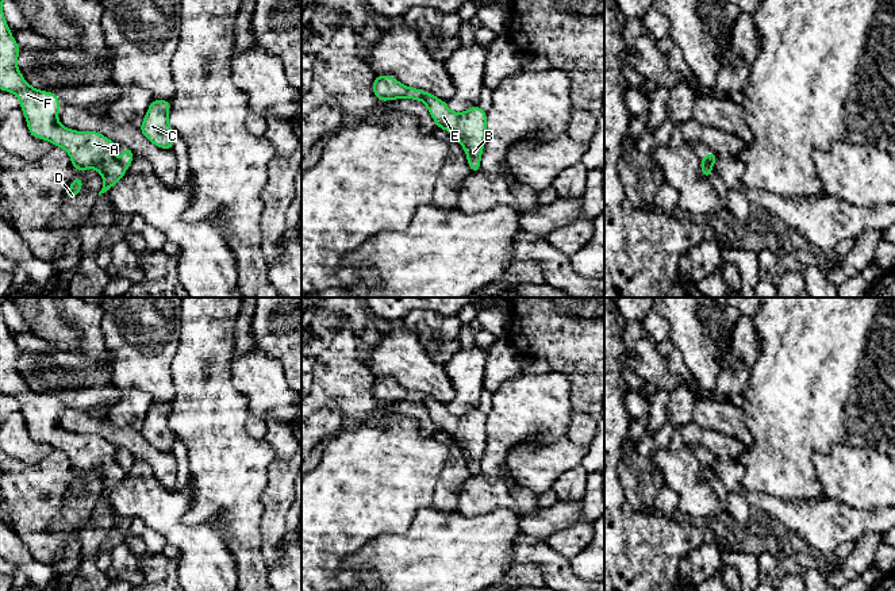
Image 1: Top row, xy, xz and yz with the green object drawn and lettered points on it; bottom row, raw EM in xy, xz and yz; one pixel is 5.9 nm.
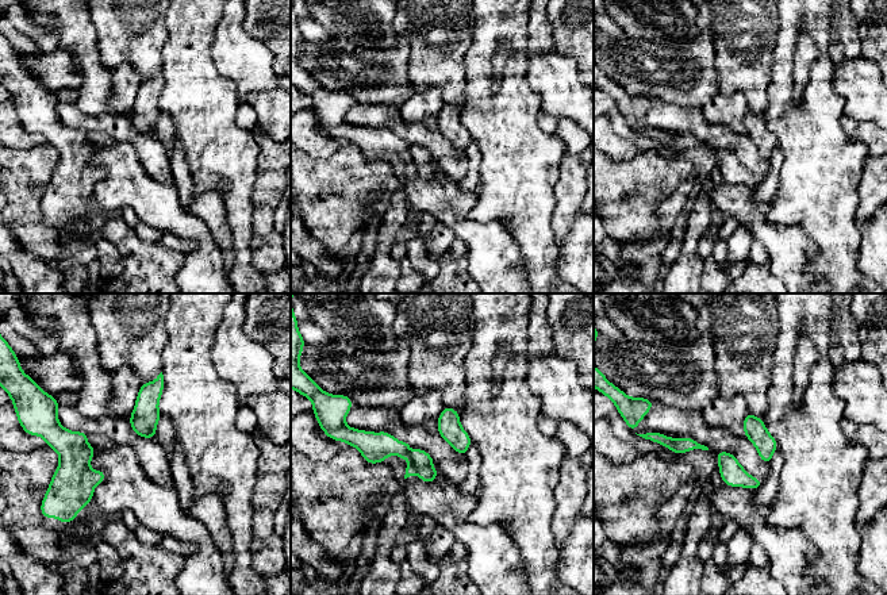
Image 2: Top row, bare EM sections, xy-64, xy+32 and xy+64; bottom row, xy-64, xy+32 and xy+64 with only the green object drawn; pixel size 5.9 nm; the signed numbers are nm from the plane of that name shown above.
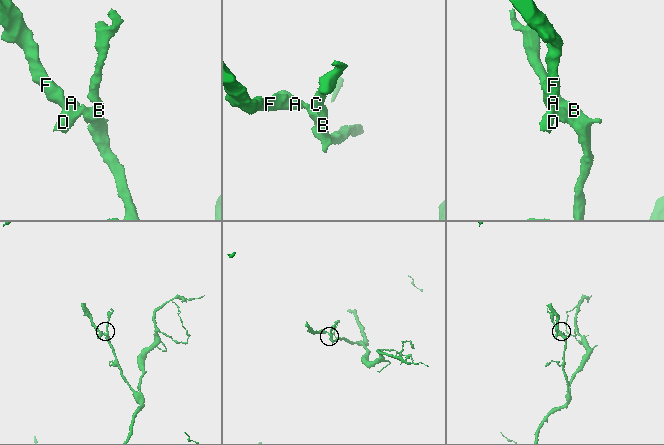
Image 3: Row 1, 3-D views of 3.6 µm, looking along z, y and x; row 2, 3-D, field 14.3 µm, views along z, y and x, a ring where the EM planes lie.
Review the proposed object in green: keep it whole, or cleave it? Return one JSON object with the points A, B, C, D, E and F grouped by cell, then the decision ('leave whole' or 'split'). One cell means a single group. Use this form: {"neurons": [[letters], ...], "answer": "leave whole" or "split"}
{"neurons": [["A", "D", "F"], ["B", "C", "E"]], "answer": "split"}

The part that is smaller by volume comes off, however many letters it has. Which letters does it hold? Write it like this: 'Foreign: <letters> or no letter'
Foreign: A, D, F

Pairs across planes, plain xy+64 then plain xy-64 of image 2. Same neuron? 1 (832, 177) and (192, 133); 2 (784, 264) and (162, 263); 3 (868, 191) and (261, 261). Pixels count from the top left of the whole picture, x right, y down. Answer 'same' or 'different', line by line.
1: same
2: different
3: same

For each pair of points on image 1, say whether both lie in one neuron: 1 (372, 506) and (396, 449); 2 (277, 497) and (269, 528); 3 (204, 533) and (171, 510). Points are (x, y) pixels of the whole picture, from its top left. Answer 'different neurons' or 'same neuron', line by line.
1: same neuron
2: same neuron
3: same neuron

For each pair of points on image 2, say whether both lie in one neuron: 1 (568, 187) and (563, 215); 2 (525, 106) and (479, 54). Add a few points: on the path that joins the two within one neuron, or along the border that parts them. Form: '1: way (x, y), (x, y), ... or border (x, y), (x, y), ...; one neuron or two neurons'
1: way (568, 194), (565, 208); one neuron
2: way (509, 102), (480, 70); one neuron

